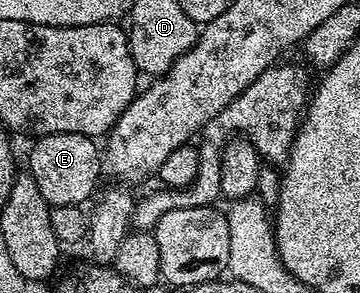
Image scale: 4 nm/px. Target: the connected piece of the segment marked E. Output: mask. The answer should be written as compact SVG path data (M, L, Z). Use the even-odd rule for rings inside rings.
M46 133L38 136L29 153L28 176L35 179L39 195L51 207L54 205L80 205L97 189L97 180L103 177L103 153L98 142L78 133Z

